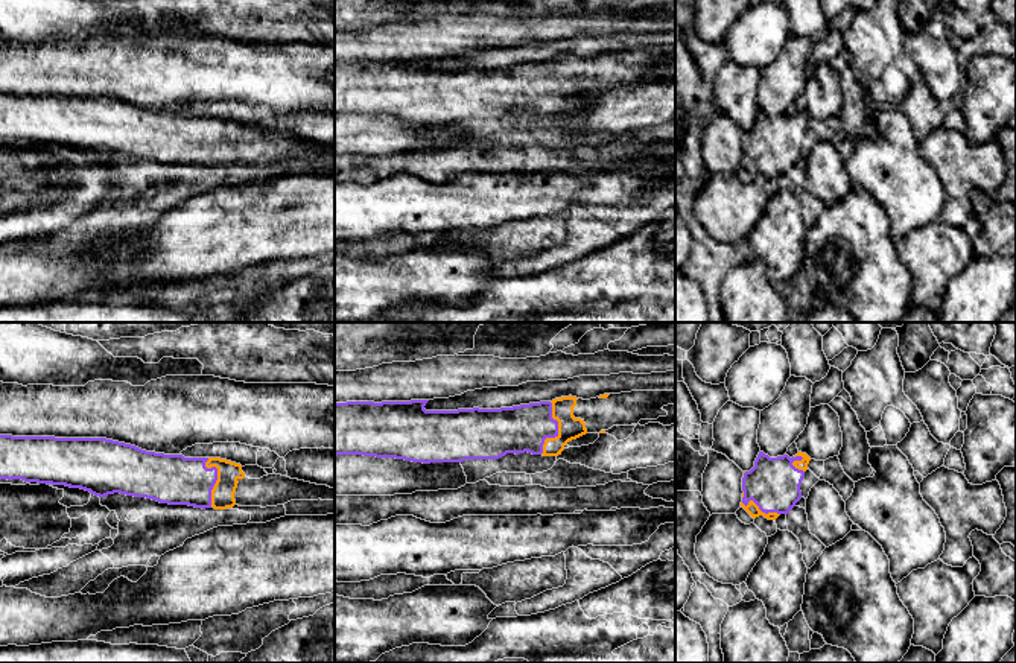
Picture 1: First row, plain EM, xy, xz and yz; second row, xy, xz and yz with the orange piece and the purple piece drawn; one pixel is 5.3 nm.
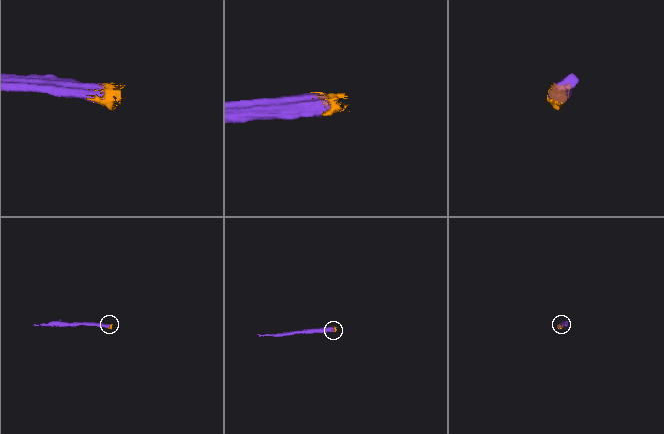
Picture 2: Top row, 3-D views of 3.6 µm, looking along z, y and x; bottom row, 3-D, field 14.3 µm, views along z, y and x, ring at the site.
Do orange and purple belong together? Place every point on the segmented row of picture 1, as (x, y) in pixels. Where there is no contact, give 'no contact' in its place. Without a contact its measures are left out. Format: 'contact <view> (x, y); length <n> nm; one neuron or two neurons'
contact xz (558, 431); length 280 nm; one neuron

